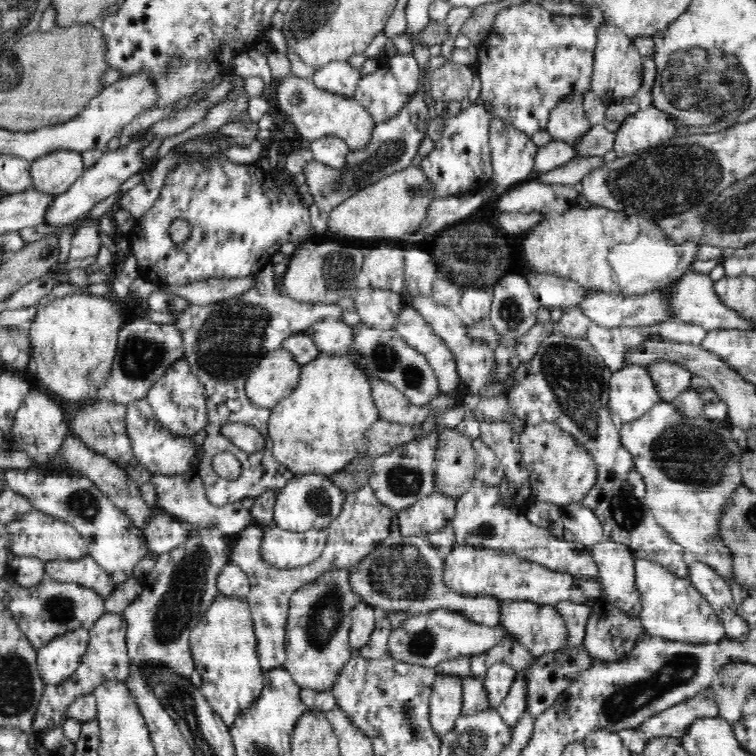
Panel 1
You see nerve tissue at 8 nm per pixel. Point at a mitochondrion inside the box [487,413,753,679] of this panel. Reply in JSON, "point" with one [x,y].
{"point":[699,461]}

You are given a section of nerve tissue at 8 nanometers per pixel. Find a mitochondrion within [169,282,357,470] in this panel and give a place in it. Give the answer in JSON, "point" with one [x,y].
{"point":[230,338]}

